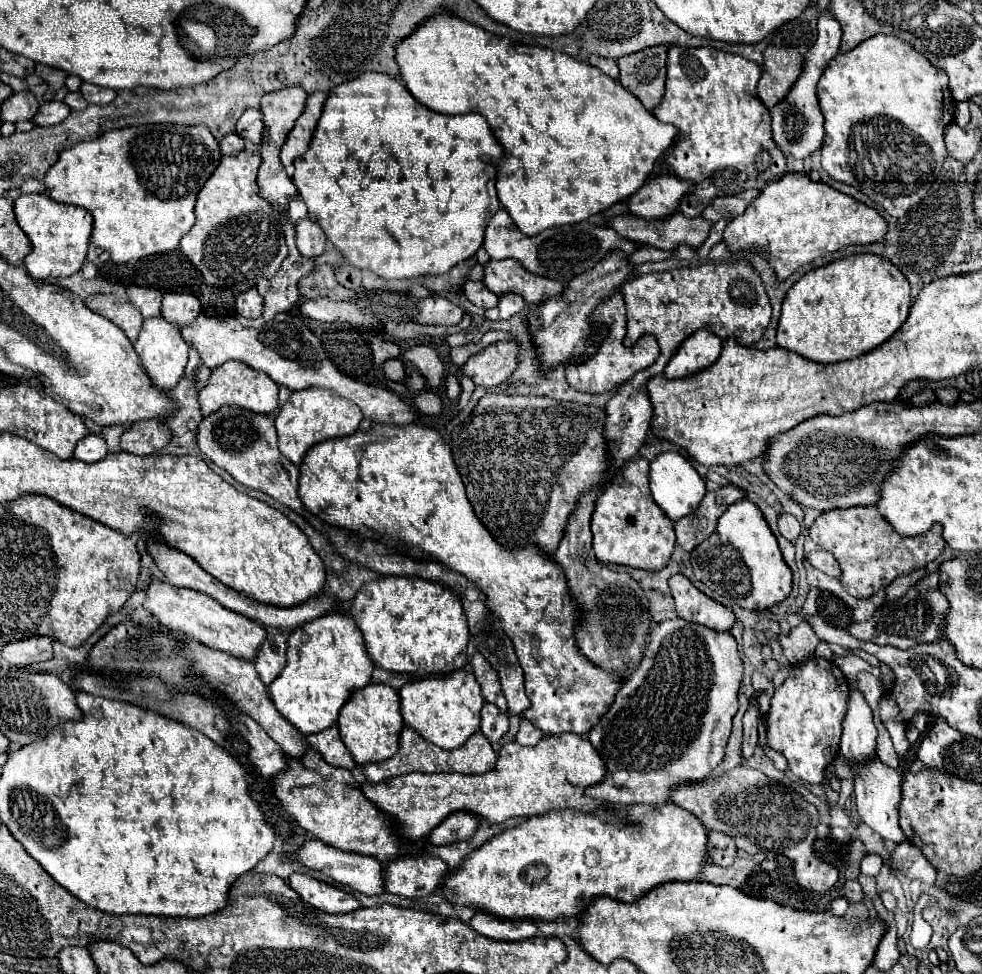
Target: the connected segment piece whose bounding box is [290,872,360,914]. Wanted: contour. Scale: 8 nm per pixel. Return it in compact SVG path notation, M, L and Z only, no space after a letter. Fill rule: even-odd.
M294 872L290 876L290 886L292 886L292 890L296 890L300 894L300 898L304 902L308 902L310 906L314 906L322 912L328 912L328 914L346 914L346 912L354 912L360 908L360 902L352 894L342 892L308 874Z

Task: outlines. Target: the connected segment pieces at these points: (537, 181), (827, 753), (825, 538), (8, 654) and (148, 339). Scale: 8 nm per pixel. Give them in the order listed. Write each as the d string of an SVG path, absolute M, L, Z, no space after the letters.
M442 14L442 18L430 18L430 22L426 22L426 26L420 26L410 38L406 38L406 42L398 42L396 62L400 66L400 76L402 76L408 92L420 104L430 108L432 112L438 112L438 114L478 112L490 122L490 128L494 130L498 142L506 148L506 158L502 158L498 162L496 190L498 190L502 206L508 210L514 224L528 236L536 236L538 232L542 232L546 228L582 222L582 220L590 218L592 214L608 210L612 204L622 202L628 196L636 194L640 190L640 186L646 182L646 178L652 174L656 160L672 144L672 140L678 132L672 124L660 122L650 110L646 110L642 106L642 102L630 90L626 90L620 82L612 80L608 74L604 74L596 66L590 66L586 62L578 62L576 58L572 58L564 52L550 52L550 50L544 50L538 46L516 44L508 38L494 38L494 34L486 34L486 30L478 30L476 26L470 26L468 22L458 22L458 18L446 18L446 14Z
M808 658L780 688L776 688L766 716L766 744L786 758L788 770L794 776L810 784L824 782L824 770L832 764L840 748L840 724L846 712L846 698L846 676L834 662L824 658Z
M854 506L844 510L822 512L810 528L812 540L832 552L842 566L842 586L856 598L868 598L878 590L886 588L896 576L908 574L914 568L922 568L934 558L938 558L944 550L942 526L934 524L928 532L904 538L900 536L890 522L878 512L876 506Z
M34 636L20 642L10 642L2 648L2 658L14 666L30 666L52 658L52 638Z
M162 316L144 320L140 336L134 342L134 350L140 356L142 366L144 366L146 374L150 376L150 380L156 388L170 392L178 384L178 380L184 376L184 368L186 368L186 362L188 362L188 346L180 336L178 326L170 324Z

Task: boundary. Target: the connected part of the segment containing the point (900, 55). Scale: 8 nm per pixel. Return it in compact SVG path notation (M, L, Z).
M878 34L848 54L838 54L816 92L826 130L824 170L864 192L890 216L902 218L926 196L926 186L934 184L946 160L944 130L956 112L946 72L900 38Z

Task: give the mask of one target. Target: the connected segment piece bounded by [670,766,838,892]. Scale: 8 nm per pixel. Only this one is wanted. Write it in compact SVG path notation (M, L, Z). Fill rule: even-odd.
M736 766L720 778L696 782L694 786L678 786L670 800L676 806L692 812L708 830L718 830L732 836L740 850L750 854L766 850L784 854L788 860L792 860L794 878L802 888L826 892L838 880L838 868L830 862L824 862L814 850L816 826L820 822L816 806L810 804L802 794L758 770Z

